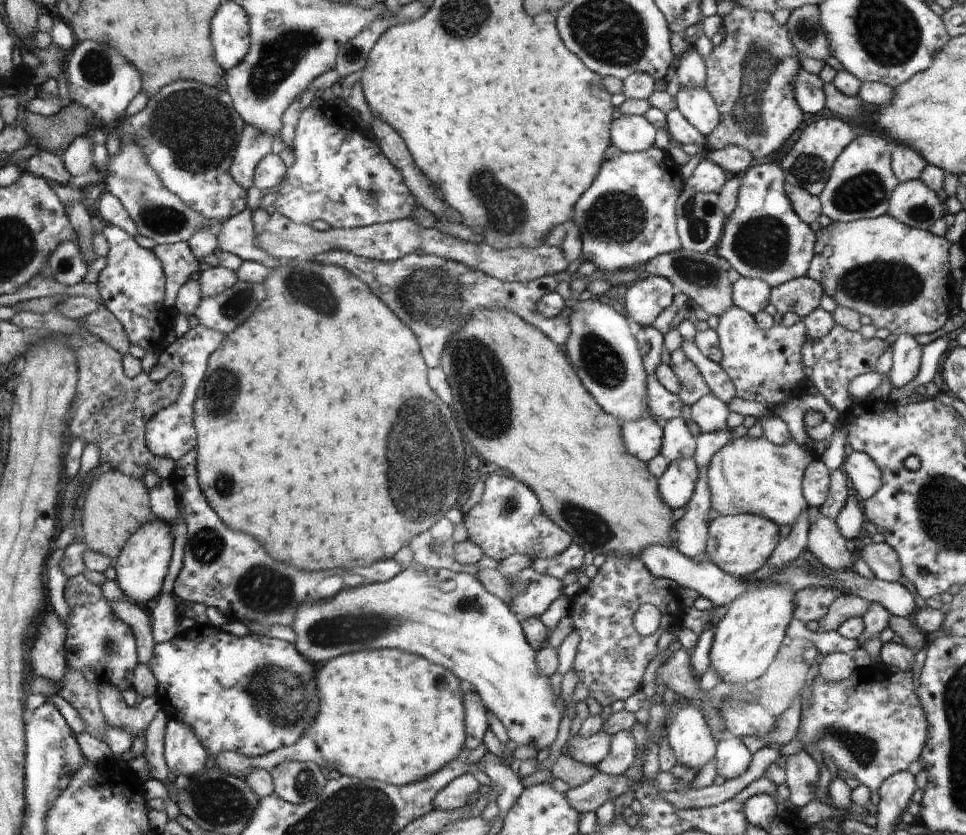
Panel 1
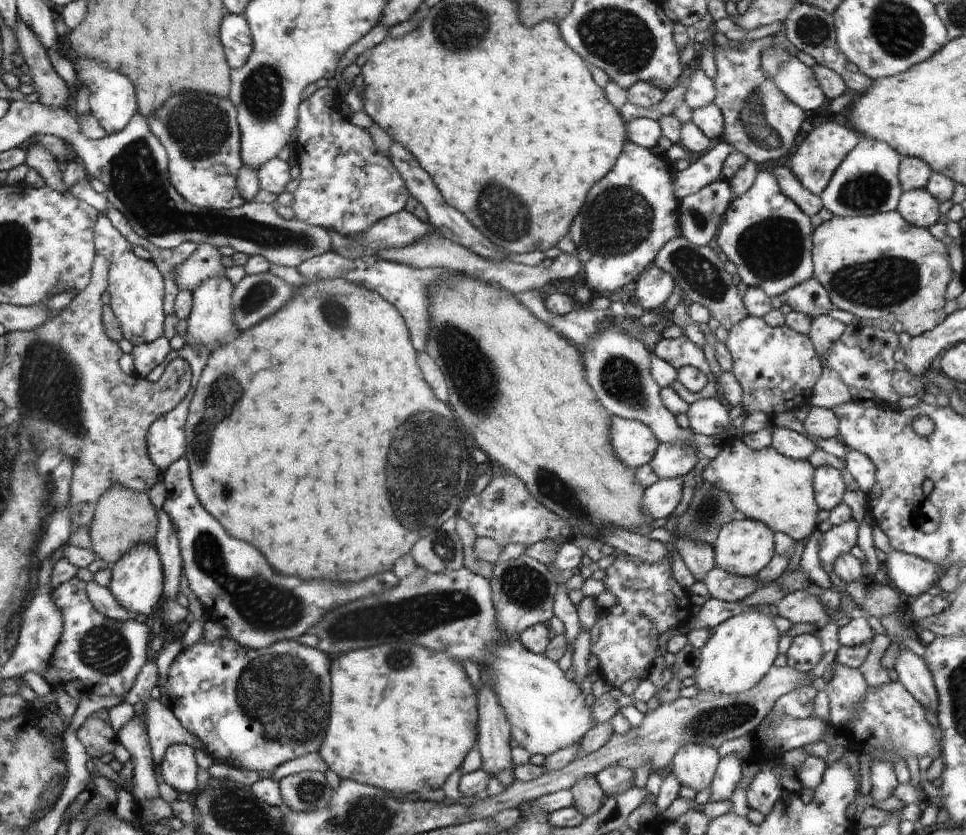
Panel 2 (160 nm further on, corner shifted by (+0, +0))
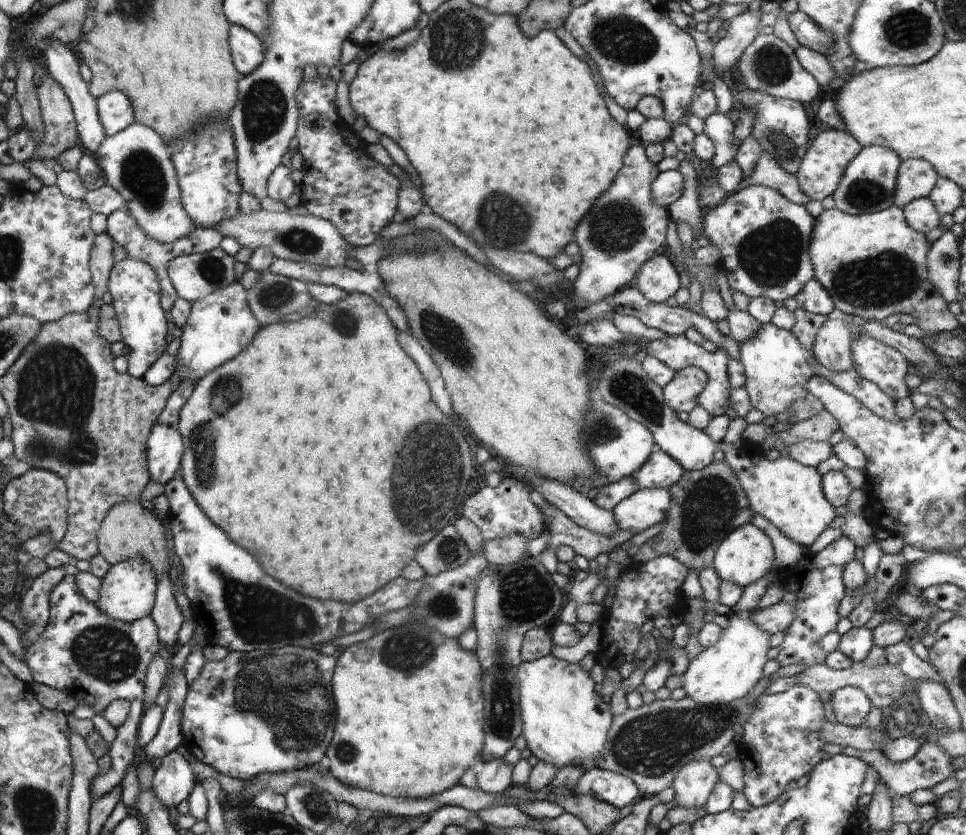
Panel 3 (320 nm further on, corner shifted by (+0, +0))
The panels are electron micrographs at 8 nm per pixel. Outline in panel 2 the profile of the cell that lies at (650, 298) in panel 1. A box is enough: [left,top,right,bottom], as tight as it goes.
[631,264,675,312]

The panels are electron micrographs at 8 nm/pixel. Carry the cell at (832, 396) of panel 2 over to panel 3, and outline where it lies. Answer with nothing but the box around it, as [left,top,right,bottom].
[812,318,852,372]

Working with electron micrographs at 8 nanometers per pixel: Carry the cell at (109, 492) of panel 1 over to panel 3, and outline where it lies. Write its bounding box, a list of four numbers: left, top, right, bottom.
[97,504,172,579]

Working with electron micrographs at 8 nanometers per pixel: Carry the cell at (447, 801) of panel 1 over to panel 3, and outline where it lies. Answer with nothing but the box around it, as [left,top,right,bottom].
[476,758,513,794]

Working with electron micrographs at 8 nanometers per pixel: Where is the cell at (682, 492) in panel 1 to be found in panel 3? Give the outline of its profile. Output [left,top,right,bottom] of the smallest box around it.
[611,488,672,535]

